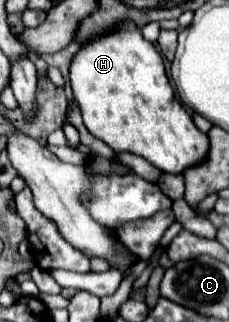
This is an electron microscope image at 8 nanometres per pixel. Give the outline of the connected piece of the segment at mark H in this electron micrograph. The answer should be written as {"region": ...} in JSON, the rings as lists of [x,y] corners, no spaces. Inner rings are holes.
{"region":[[[137,27],[113,31],[113,35],[81,47],[71,59],[69,77],[85,127],[113,151],[141,155],[167,173],[181,173],[207,155],[207,135],[195,127],[191,115],[175,97],[161,53]]]}

